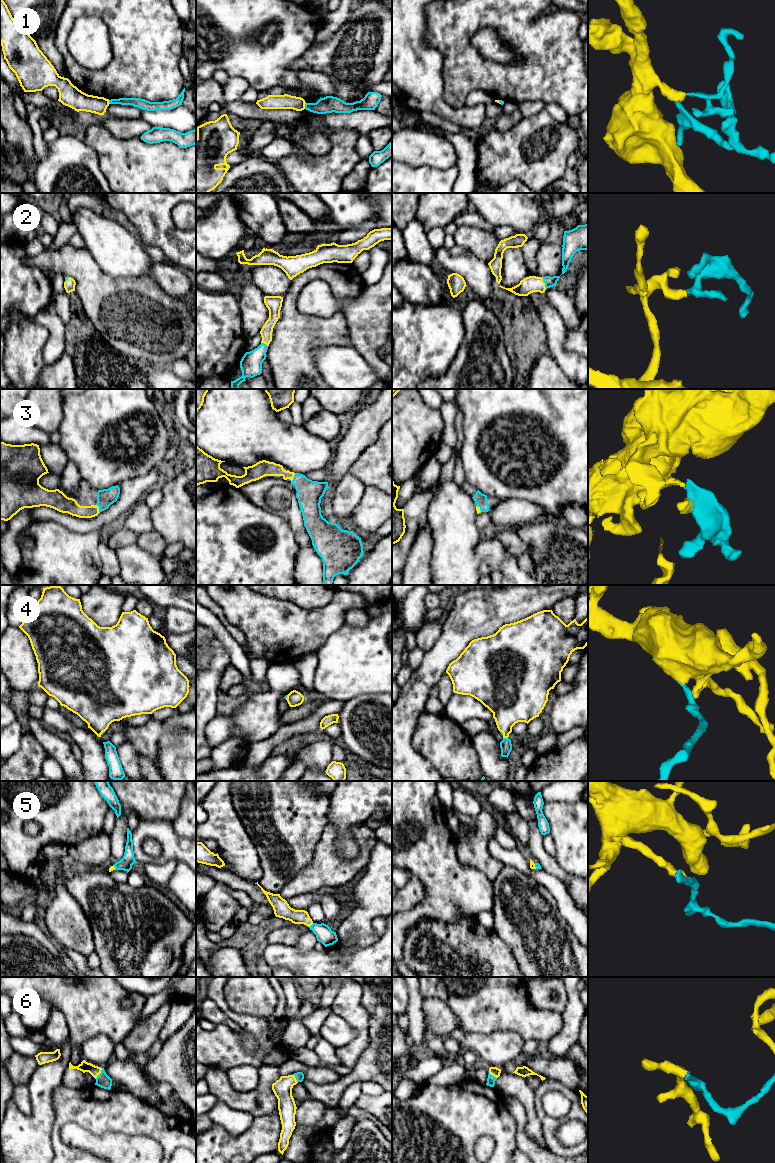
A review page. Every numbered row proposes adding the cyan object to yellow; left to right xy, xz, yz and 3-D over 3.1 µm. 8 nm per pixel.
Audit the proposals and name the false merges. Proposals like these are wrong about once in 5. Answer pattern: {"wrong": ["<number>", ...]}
{"wrong": ["1"]}

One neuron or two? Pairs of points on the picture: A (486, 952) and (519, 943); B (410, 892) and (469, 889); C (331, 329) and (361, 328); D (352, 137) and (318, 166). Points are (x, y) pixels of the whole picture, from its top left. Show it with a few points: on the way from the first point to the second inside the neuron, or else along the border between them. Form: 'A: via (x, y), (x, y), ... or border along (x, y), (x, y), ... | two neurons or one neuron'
A: border along (492, 929), (509, 948), (519, 966) | two neurons
B: border along (414, 875), (424, 888), (424, 897), (409, 909) | two neurons
C: border along (338, 310), (342, 312), (346, 320), (350, 345) | two neurons
D: via (344, 145), (326, 163) | one neuron

